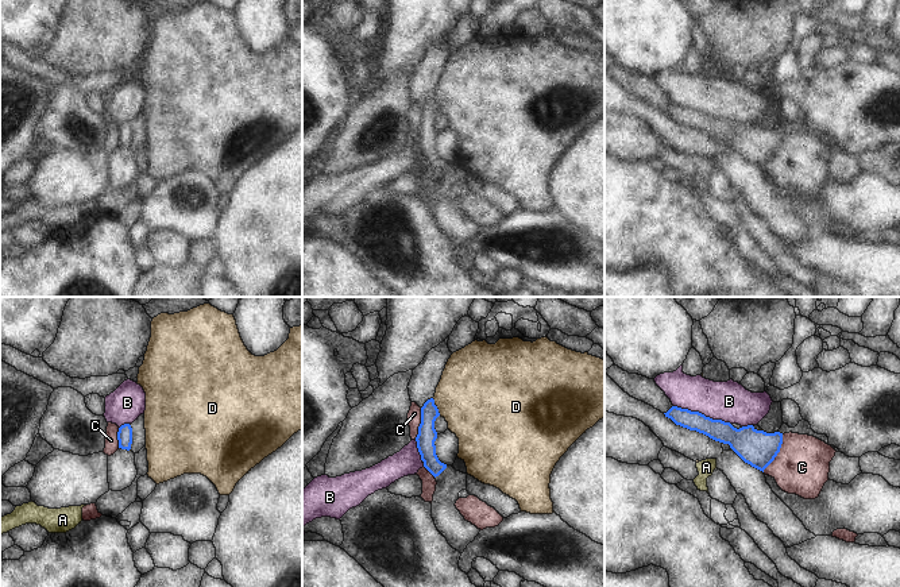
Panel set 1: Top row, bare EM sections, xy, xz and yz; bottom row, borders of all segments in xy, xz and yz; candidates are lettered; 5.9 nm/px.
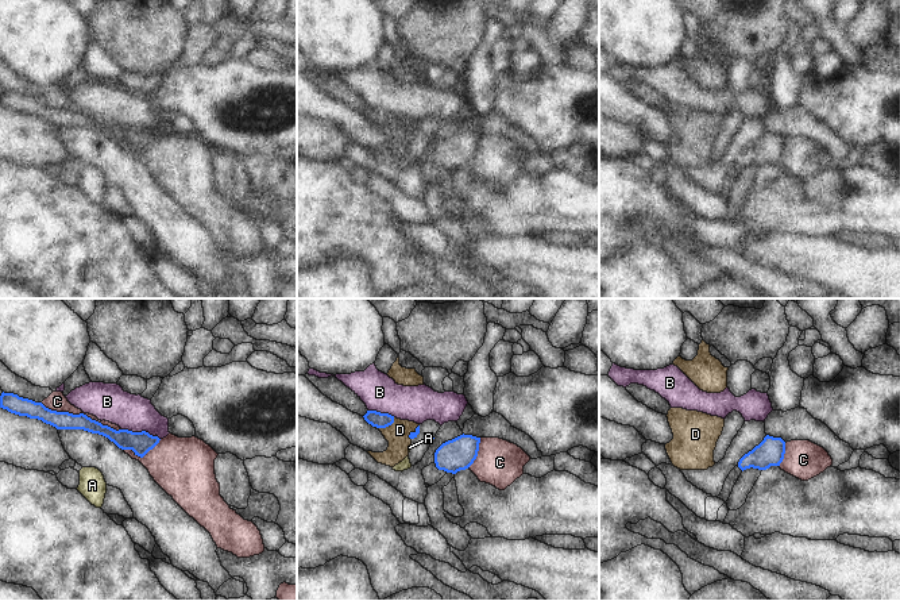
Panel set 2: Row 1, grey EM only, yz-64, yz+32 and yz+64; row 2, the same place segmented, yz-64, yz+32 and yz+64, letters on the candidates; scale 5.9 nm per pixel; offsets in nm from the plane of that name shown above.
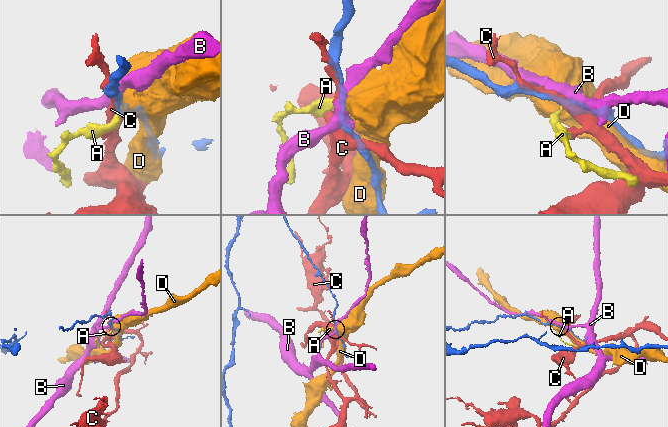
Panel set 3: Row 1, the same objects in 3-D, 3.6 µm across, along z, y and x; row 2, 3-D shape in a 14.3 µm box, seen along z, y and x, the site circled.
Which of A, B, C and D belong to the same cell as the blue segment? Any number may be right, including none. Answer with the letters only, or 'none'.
none

